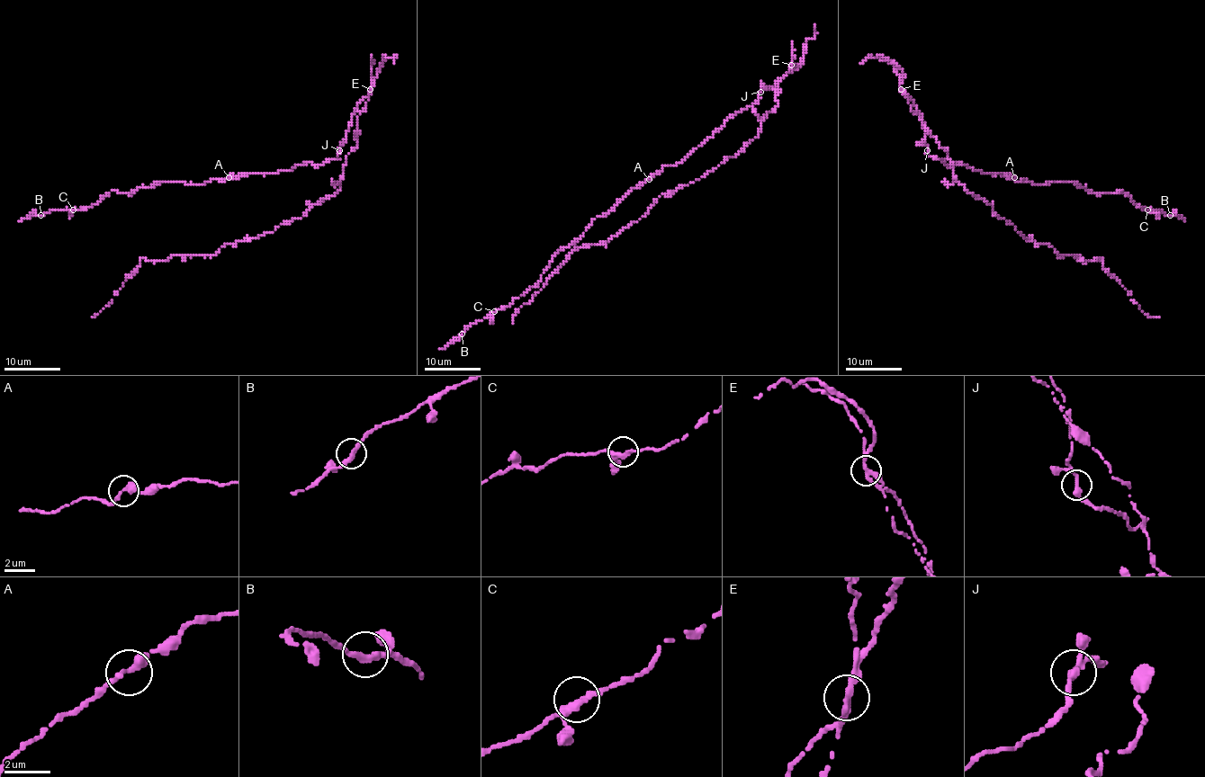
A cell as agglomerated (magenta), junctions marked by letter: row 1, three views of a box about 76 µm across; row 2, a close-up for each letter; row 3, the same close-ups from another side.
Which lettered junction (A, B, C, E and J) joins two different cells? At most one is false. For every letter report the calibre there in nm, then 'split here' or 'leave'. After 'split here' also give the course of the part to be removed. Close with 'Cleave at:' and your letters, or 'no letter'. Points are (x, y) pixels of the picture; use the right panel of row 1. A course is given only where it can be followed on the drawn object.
A: 320 nm thick; leave
B: 300 nm thick; leave
C: 240 nm thick; leave
E: 320 nm thick; split here; foreign part runs (900, 89), (947, 151), (954, 178), (969, 192), (1058, 255), (1099, 258), (1145, 314), (1158, 317)
J: 300 nm thick; leave
Cleave at: E

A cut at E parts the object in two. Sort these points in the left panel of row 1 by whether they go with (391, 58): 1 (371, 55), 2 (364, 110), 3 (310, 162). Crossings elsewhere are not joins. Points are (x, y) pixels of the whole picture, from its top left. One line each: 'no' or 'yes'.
1: no
2: no
3: yes

